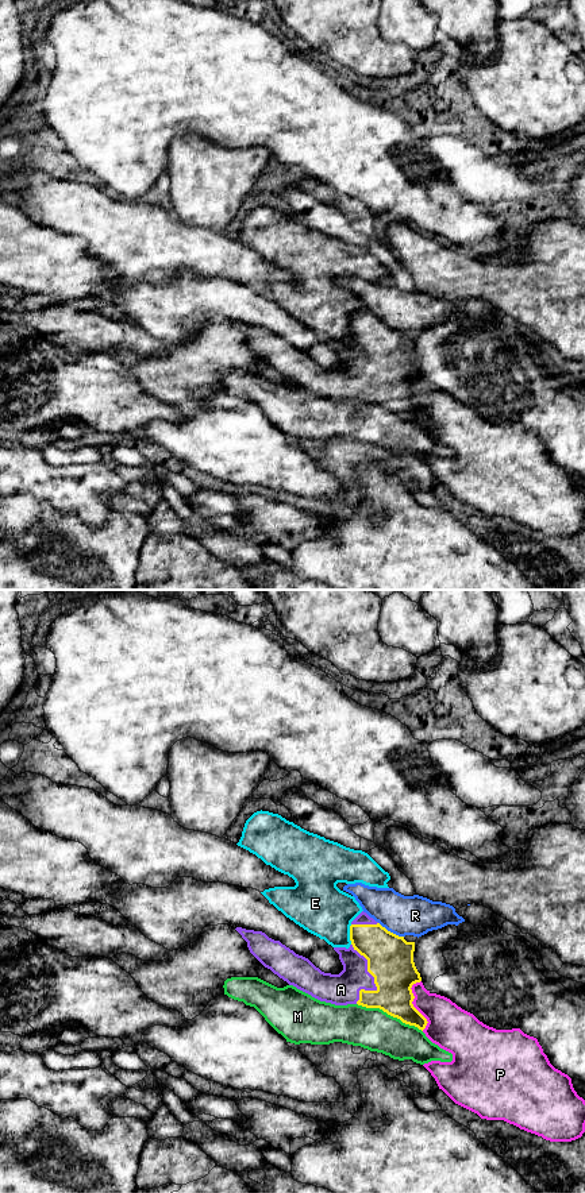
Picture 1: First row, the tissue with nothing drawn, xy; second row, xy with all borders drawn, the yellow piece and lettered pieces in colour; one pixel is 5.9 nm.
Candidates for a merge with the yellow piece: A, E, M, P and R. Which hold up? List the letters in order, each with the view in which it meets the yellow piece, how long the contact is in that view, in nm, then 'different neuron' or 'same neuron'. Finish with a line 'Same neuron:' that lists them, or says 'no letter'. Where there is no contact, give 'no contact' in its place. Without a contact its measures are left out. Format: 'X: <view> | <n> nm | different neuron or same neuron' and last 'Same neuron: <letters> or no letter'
A: xy | 360 nm | same neuron
E: xy | 120 nm | different neuron
M: xy | 420 nm | different neuron
P: xy | 300 nm | different neuron
R: xy | 180 nm | different neuron
Same neuron: A

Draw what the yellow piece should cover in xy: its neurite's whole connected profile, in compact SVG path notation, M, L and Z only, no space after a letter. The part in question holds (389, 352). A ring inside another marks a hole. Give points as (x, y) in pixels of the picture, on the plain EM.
M361 308L350 321L351 340L334 343L339 350L343 366L339 370L324 368L308 354L296 350L280 336L269 333L262 327L235 324L247 337L250 348L268 364L289 381L311 390L312 393L335 401L358 399L366 404L380 404L403 418L424 425L427 414L413 402L412 381L422 377L413 358L415 337L407 337L366 308Z

